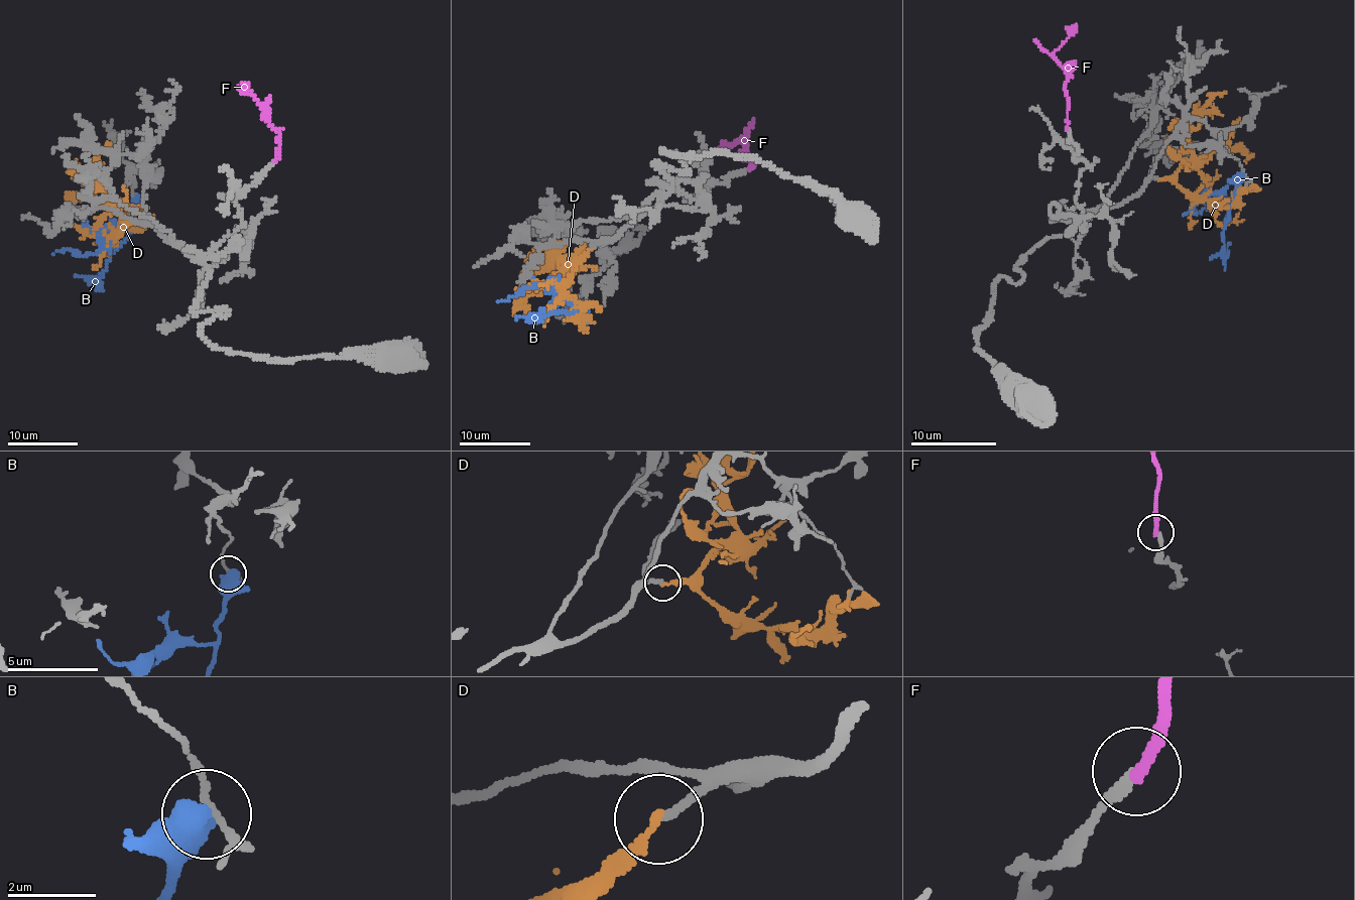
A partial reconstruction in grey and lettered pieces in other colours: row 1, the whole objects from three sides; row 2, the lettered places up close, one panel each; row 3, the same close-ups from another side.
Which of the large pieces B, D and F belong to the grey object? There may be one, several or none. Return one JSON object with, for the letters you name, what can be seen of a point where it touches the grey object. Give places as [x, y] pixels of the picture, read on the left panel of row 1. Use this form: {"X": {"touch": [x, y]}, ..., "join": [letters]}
{"D": {"touch": [134, 222]}, "join": ["D"]}

